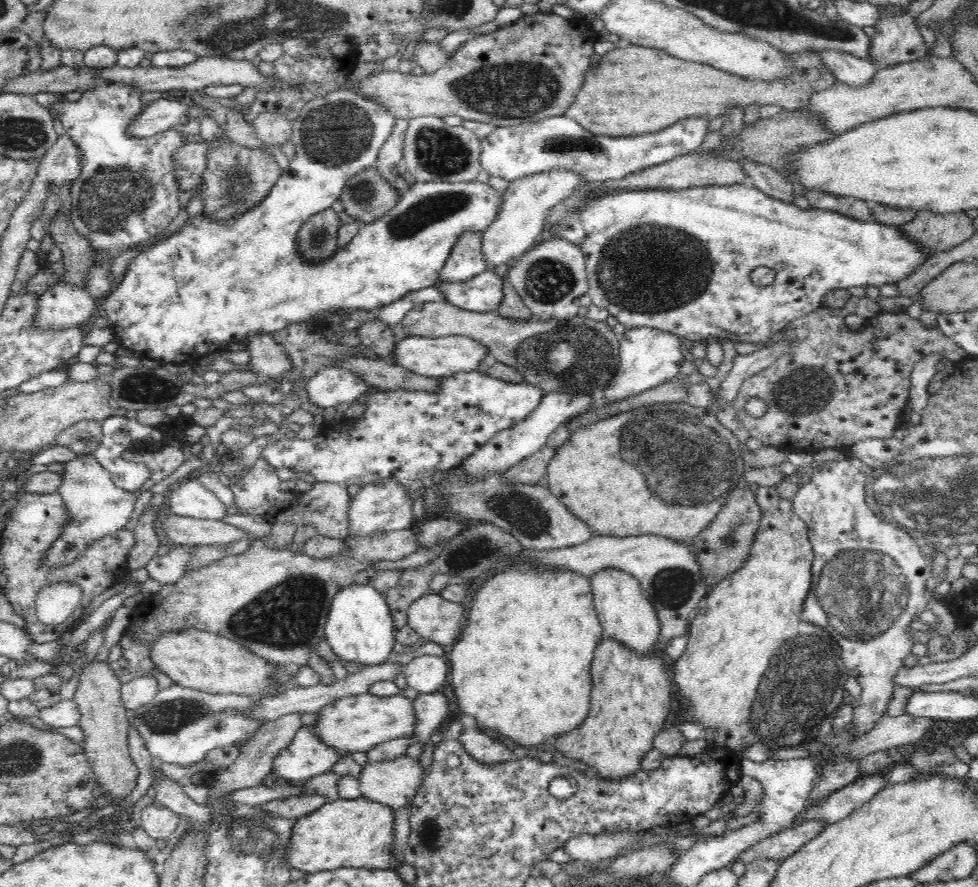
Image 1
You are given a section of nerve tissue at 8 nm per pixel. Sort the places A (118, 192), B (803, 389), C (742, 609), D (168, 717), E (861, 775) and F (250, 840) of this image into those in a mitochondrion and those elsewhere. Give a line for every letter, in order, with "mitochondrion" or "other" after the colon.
A: mitochondrion
B: mitochondrion
C: other
D: mitochondrion
E: other
F: mitochondrion

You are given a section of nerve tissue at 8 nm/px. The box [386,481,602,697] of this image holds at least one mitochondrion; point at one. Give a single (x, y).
(520, 509)

